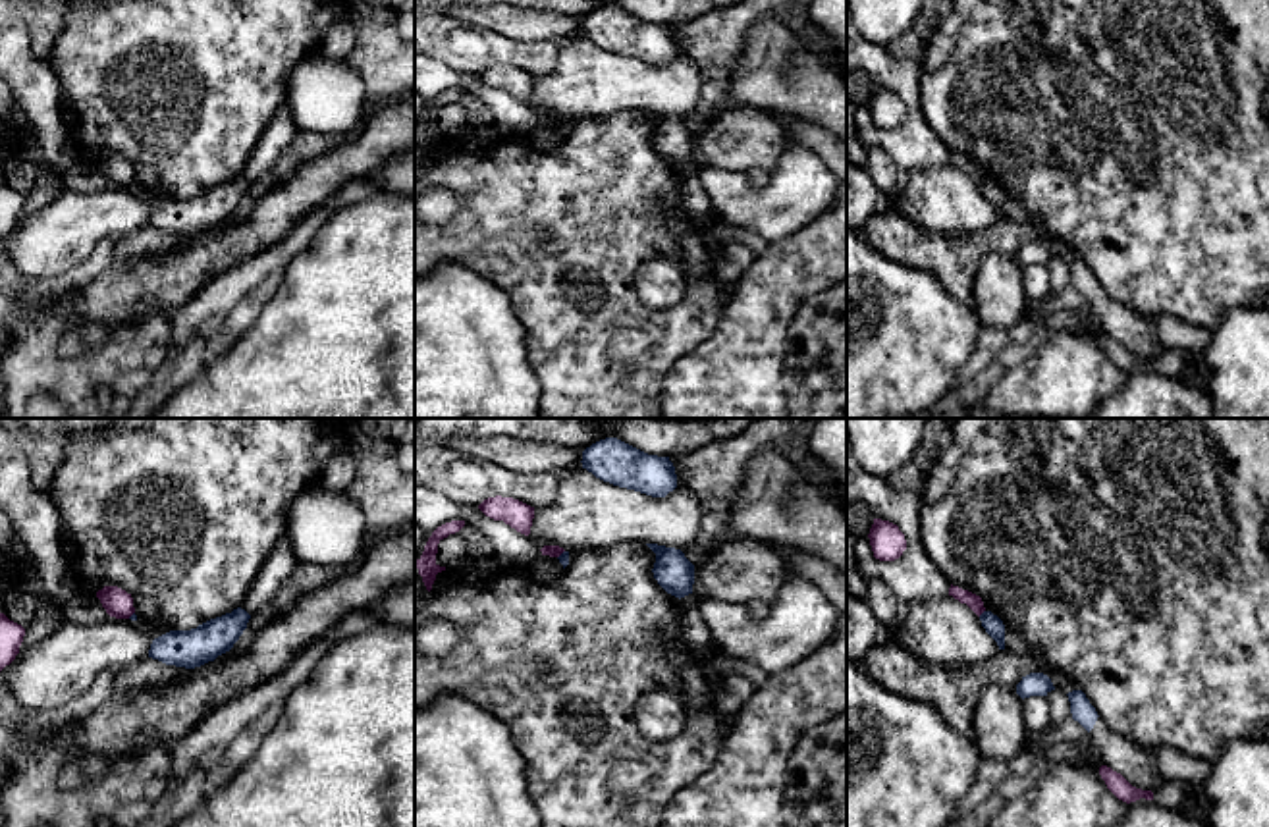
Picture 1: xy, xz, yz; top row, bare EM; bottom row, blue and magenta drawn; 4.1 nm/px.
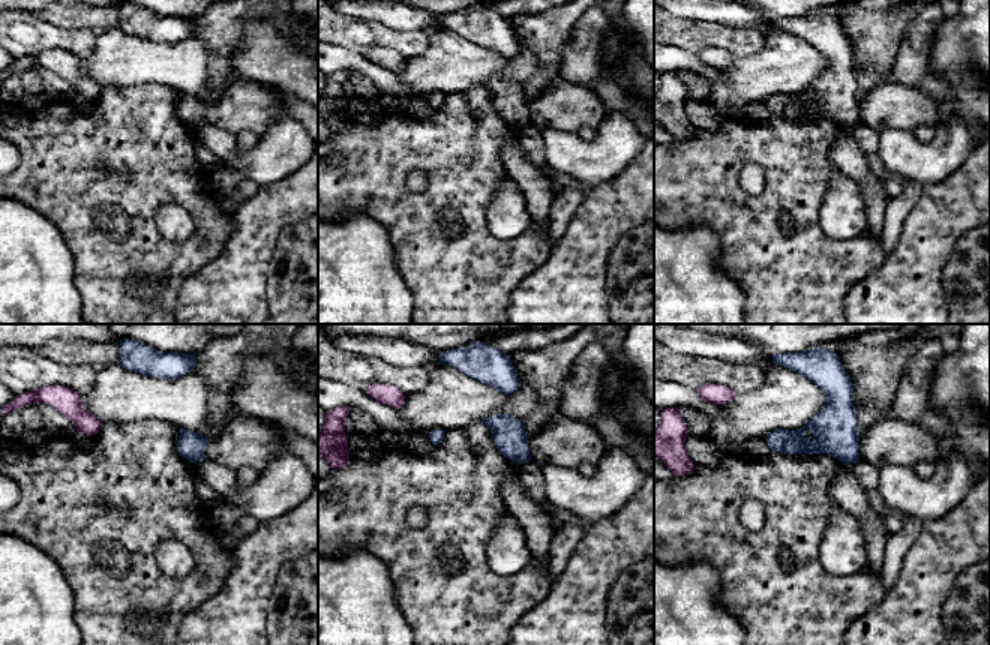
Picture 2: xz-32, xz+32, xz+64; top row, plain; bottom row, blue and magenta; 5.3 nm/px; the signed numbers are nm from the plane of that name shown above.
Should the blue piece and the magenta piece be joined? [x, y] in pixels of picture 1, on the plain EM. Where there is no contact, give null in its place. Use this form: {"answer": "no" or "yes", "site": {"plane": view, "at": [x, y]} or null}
{"answer": "no", "site": {"plane": "yz", "at": [982, 182]}}

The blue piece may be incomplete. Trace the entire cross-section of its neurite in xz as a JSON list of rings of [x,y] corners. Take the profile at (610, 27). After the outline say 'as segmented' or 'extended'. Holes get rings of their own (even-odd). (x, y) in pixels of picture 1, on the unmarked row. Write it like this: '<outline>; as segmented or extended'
[[[606,6],[582,19],[582,37],[619,56],[665,66],[677,56],[669,25],[648,23],[617,6]]]; as segmented

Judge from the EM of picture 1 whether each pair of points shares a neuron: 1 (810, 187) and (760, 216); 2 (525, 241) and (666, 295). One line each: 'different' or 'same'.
1: same
2: different

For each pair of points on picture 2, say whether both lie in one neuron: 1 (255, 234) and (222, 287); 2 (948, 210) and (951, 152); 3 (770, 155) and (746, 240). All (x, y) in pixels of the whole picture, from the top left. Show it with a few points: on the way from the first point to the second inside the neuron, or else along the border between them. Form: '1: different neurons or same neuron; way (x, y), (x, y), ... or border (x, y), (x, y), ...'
1: same neuron; way (249, 248), (242, 267), (236, 273)
2: different neurons; border (974, 150), (945, 177), (921, 185)
3: same neuron; way (774, 176), (774, 212), (767, 219)

